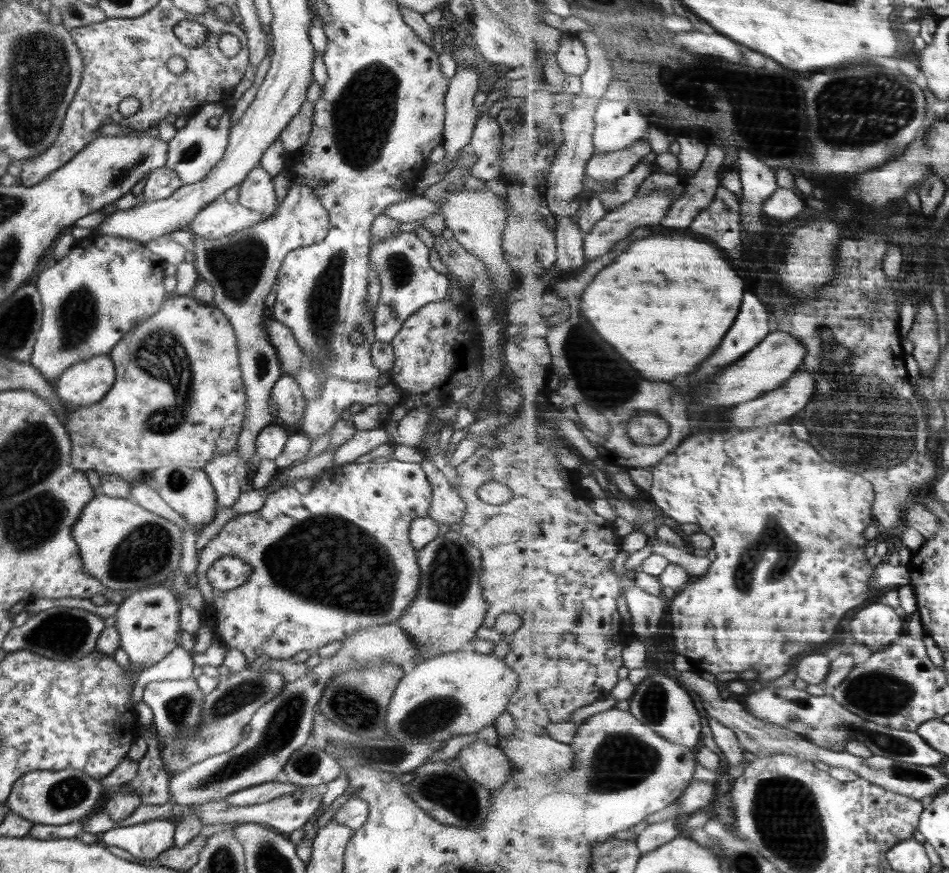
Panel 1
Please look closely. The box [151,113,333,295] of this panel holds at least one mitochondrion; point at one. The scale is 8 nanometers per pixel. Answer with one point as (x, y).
(192, 151)

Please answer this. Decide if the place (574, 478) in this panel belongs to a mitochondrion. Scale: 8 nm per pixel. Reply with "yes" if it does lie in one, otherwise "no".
no

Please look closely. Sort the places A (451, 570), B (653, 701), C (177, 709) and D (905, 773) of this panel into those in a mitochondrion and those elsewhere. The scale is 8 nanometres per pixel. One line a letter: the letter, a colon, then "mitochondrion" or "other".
A: mitochondrion
B: mitochondrion
C: mitochondrion
D: mitochondrion

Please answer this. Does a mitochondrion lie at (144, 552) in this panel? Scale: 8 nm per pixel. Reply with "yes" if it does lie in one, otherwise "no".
yes

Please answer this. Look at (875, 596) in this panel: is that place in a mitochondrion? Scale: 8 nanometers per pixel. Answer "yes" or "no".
no

